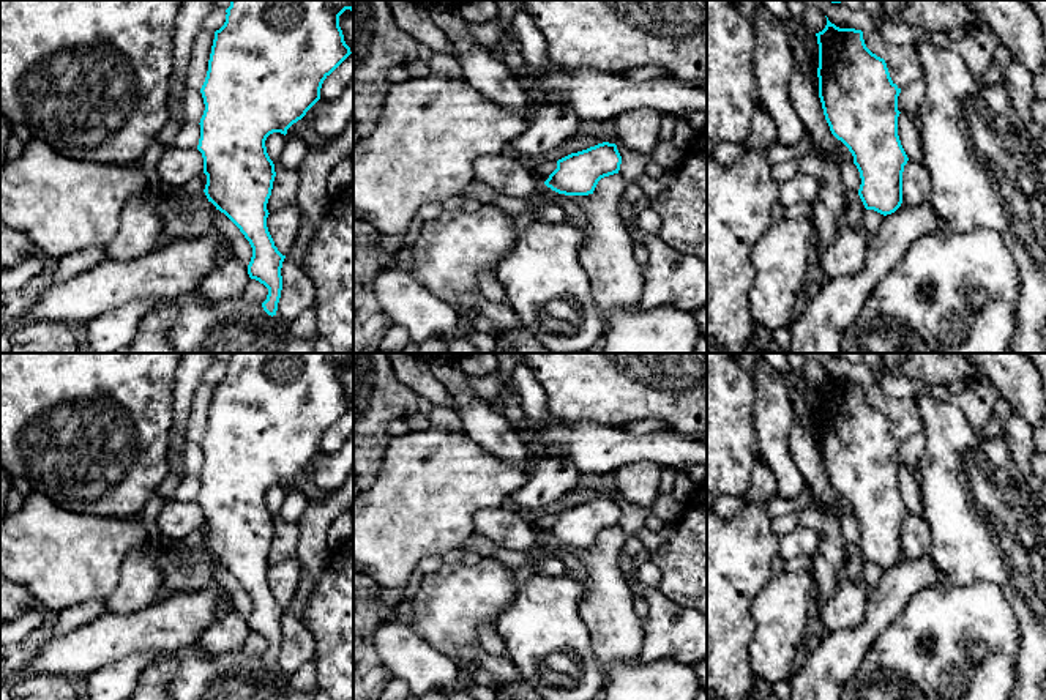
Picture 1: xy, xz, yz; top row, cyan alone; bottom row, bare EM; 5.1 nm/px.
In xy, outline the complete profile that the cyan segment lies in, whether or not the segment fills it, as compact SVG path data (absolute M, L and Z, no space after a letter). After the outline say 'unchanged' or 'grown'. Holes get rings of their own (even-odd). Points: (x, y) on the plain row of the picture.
M230 353L224 378L215 385L208 424L200 441L205 464L197 503L207 528L205 549L245 588L252 601L251 632L268 642L262 656L276 668L282 643L282 609L268 585L267 557L276 530L265 493L301 473L320 452L323 434L352 407L339 369L353 353Z | unchanged

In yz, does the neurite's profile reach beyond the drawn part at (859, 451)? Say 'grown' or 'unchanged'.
unchanged

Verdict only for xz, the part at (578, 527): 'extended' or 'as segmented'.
as segmented

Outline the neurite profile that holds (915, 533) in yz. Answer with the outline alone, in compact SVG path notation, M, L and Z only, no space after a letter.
M907 514L902 525L902 557L909 560L929 555L931 531L928 522L913 514Z

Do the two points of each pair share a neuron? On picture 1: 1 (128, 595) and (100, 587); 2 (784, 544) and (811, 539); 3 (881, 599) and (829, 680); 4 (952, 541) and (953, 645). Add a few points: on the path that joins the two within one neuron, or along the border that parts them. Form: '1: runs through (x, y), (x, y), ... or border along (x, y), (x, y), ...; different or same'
1: border along (128, 555), (122, 565), (120, 580), (106, 599); different
2: runs through (791, 544), (805, 541); same
3: runs through (877, 620), (838, 659); same
4: border along (945, 582), (989, 584); different

